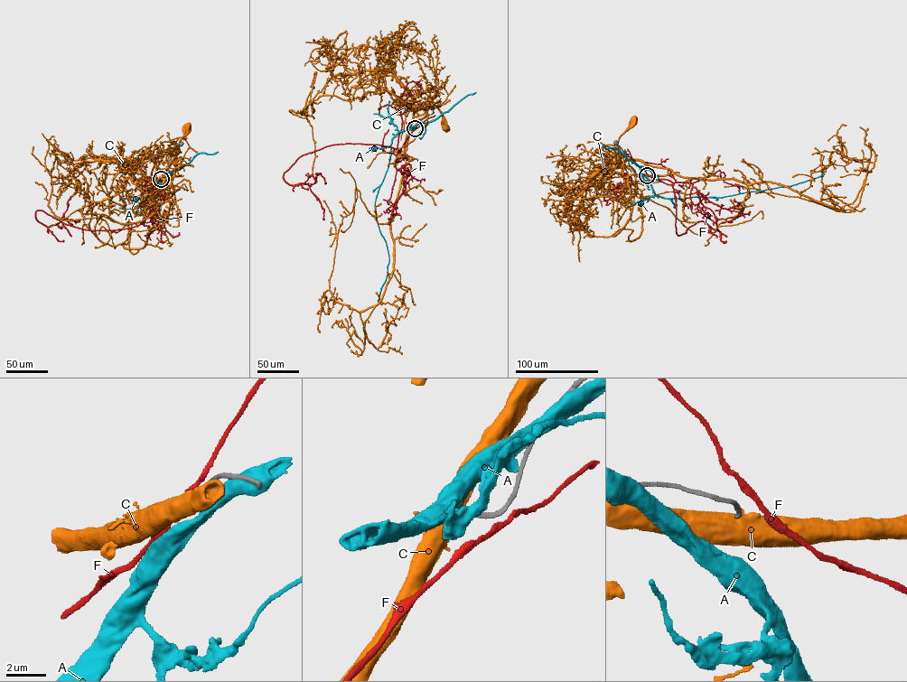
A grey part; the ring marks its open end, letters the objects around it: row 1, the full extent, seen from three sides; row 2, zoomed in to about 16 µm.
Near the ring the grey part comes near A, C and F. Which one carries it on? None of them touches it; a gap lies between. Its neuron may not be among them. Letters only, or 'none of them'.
none of them

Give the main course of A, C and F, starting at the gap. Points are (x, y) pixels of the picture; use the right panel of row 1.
A: (646, 176), (656, 195), (683, 199), (722, 197), (790, 186), (824, 173)
C: (646, 175), (637, 173), (625, 177), (623, 162), (618, 154), (619, 137), (632, 120)
F: (648, 174), (674, 185), (678, 236), (701, 221), (720, 231), (717, 219), (701, 200), (708, 192)

